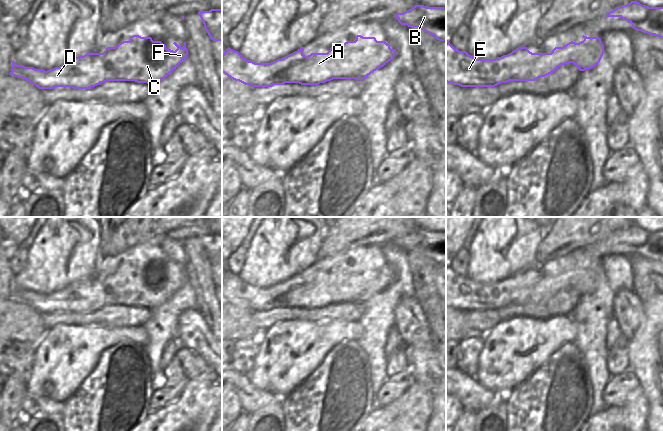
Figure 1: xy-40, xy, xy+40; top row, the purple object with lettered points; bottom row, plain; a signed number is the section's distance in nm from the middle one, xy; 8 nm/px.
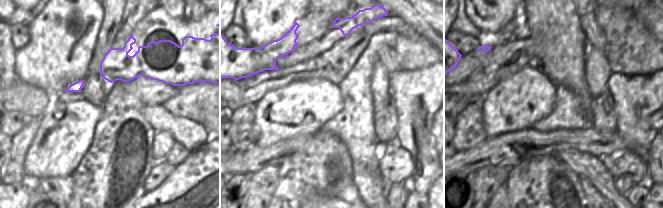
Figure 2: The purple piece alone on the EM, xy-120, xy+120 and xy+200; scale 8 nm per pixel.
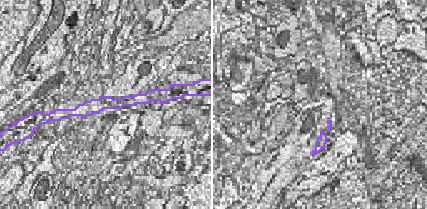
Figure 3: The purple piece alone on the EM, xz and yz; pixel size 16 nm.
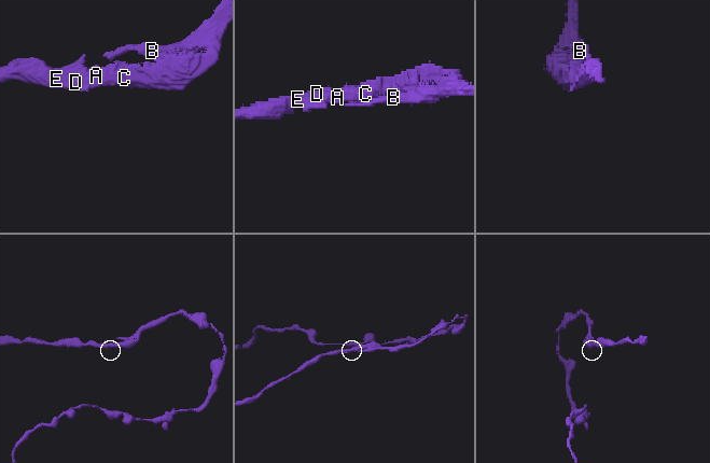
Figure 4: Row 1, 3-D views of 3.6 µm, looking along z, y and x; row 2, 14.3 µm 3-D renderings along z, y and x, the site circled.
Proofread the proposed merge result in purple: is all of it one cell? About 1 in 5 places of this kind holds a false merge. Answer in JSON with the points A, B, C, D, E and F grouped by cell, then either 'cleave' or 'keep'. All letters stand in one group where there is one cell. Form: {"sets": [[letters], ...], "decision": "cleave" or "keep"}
{"sets": [["A", "B", "C", "D", "E", "F"]], "decision": "keep"}

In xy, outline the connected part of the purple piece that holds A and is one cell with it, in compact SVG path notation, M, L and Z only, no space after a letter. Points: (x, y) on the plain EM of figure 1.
M356 260L355 265L347 265L339 271L331 271L327 277L311 277L307 281L303 278L304 271L271 287L255 287L245 283L238 275L227 272L222 279L222 297L235 305L239 305L251 311L271 311L285 307L299 307L301 309L319 309L333 303L355 303L362 305L377 293L391 285L396 273L391 273L385 265L377 265L375 261Z

